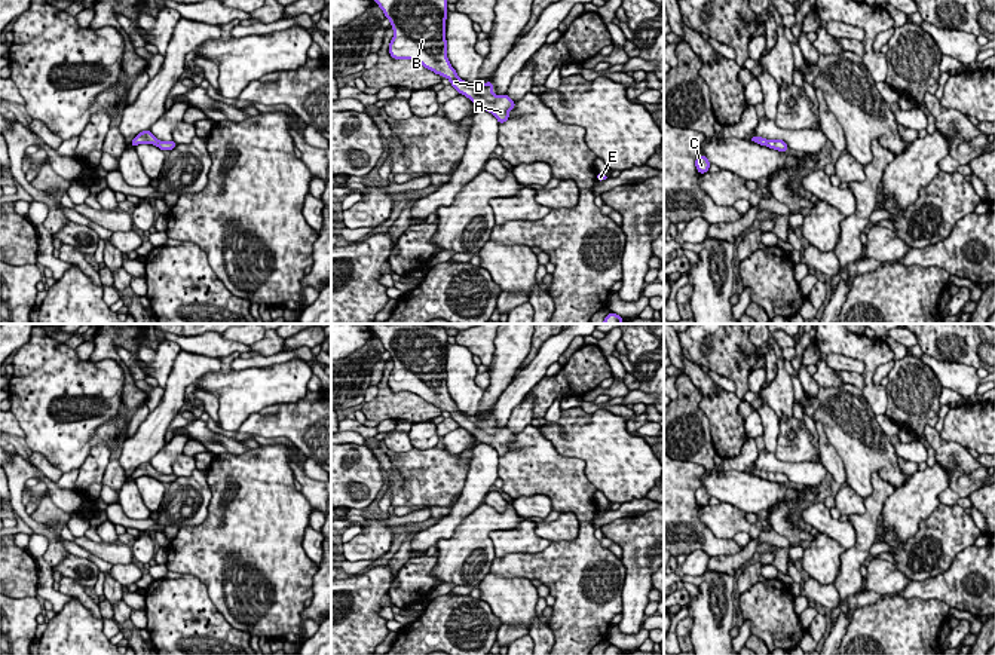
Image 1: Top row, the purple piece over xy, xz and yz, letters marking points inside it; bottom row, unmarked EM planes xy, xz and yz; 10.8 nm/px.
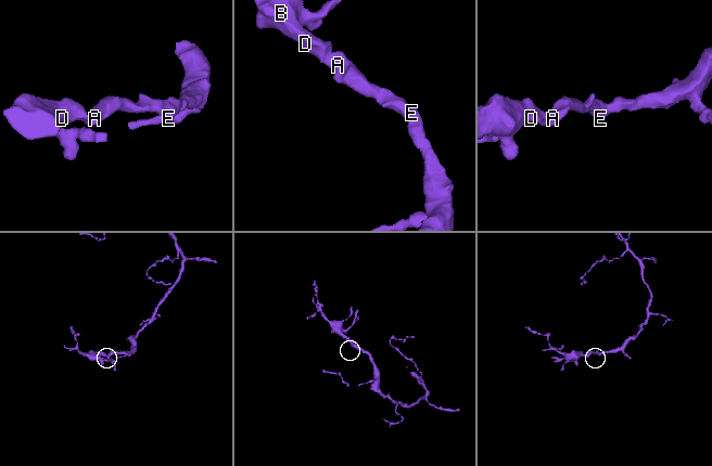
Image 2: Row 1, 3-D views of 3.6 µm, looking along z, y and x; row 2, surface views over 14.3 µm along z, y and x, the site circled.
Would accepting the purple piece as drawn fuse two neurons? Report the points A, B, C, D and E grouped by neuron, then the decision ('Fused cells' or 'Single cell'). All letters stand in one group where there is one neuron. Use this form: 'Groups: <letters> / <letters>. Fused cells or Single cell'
Groups: A B C D E. Single cell

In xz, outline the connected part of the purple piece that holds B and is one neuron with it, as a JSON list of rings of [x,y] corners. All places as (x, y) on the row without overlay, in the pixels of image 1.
[[[367,324],[391,353],[394,370],[389,388],[394,392],[411,392],[425,401],[447,410],[450,417],[469,431],[478,441],[490,444],[500,456],[509,452],[515,435],[493,425],[493,414],[466,416],[447,391],[446,351],[447,330],[435,325],[416,327],[413,324]]]

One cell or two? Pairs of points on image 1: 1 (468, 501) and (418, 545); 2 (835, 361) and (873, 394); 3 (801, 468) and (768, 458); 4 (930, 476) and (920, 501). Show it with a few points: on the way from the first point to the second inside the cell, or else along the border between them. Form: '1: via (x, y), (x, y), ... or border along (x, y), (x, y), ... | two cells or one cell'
1: via (456, 514), (431, 535) | one cell
2: border along (823, 360), (829, 354), (853, 357), (865, 373) | two cells
3: via (793, 468), (775, 465) | one cell
4: via (930, 481), (920, 495) | one cell

